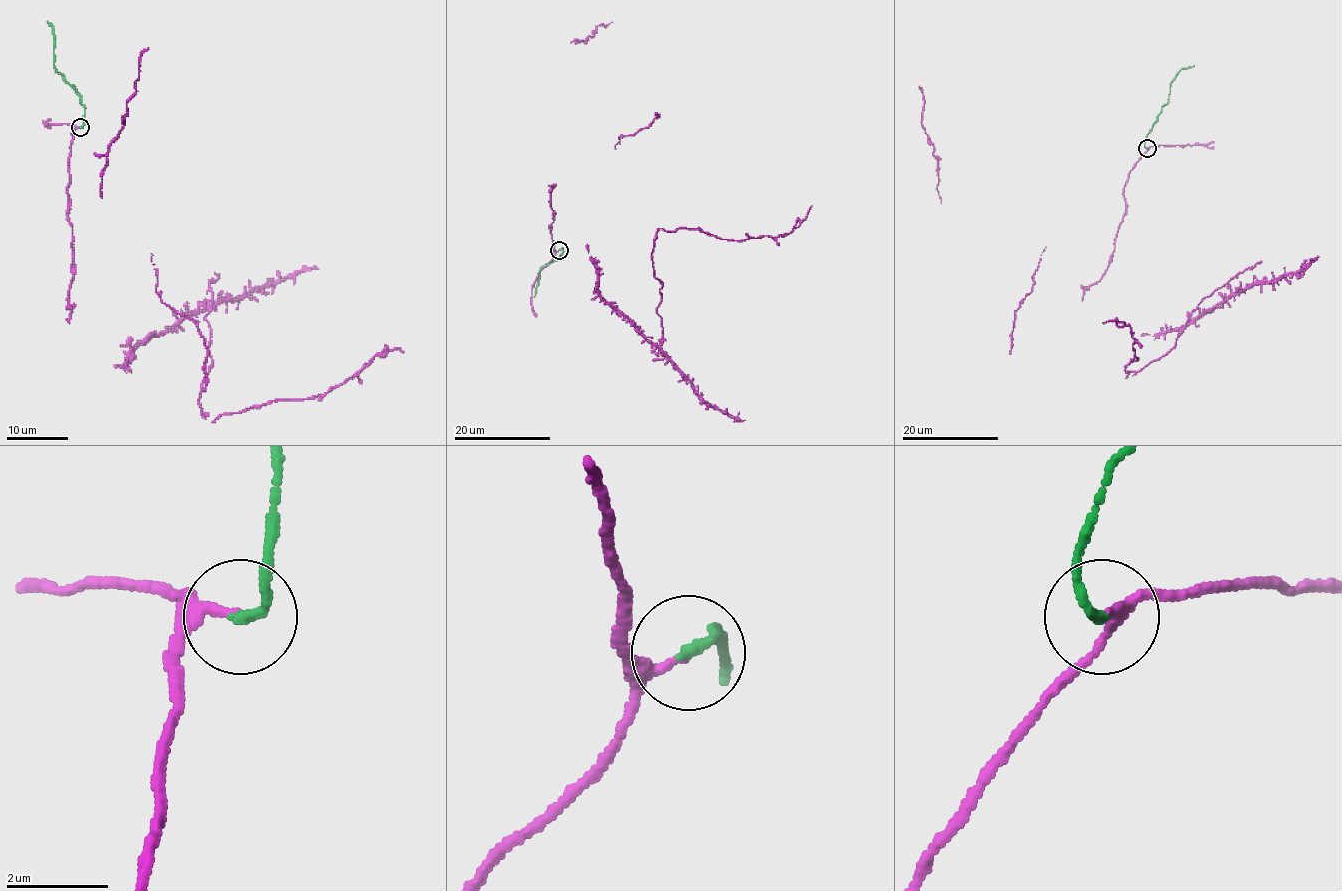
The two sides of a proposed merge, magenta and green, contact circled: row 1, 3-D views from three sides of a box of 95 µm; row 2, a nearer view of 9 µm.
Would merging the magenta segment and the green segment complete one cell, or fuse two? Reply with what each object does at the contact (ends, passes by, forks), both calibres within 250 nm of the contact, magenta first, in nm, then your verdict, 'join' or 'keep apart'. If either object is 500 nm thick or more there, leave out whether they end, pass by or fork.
magenta ends there; green ends there; 190 nm thick on the magenta side, 200 nm on the other; join

